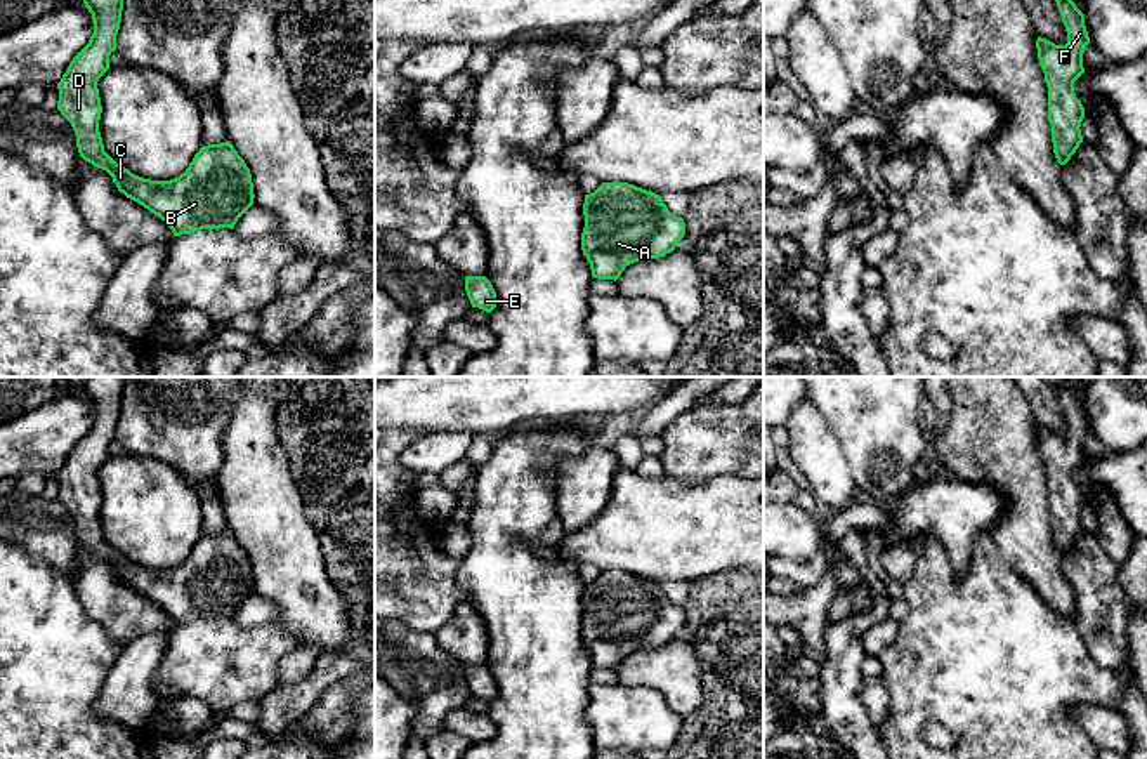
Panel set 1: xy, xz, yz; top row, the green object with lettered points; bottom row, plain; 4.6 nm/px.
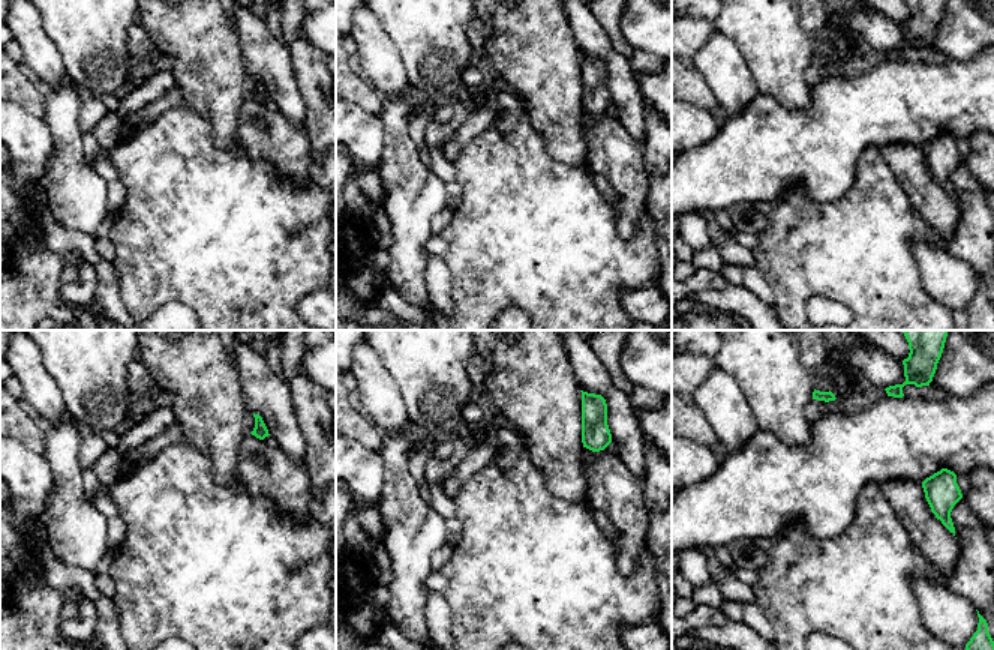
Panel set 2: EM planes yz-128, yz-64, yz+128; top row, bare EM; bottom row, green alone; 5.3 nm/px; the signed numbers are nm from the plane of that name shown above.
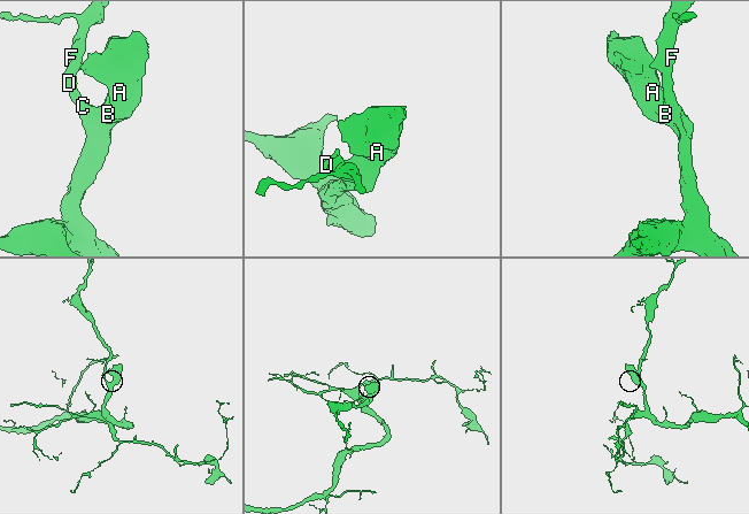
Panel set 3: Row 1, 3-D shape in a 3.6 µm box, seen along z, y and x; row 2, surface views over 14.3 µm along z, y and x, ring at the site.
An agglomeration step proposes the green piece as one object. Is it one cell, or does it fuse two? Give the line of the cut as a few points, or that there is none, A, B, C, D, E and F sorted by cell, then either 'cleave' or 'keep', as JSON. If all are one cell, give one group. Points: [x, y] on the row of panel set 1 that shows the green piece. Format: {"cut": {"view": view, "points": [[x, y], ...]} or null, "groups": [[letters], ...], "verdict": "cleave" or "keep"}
{"cut": null, "groups": [["A", "B", "C", "D", "E", "F"]], "verdict": "keep"}

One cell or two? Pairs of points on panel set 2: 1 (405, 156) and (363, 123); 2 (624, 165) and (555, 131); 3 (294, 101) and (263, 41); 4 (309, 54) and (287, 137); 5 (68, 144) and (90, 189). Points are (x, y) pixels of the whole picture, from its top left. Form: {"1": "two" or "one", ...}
{"1": "two", "2": "two", "3": "one", "4": "two", "5": "one"}

